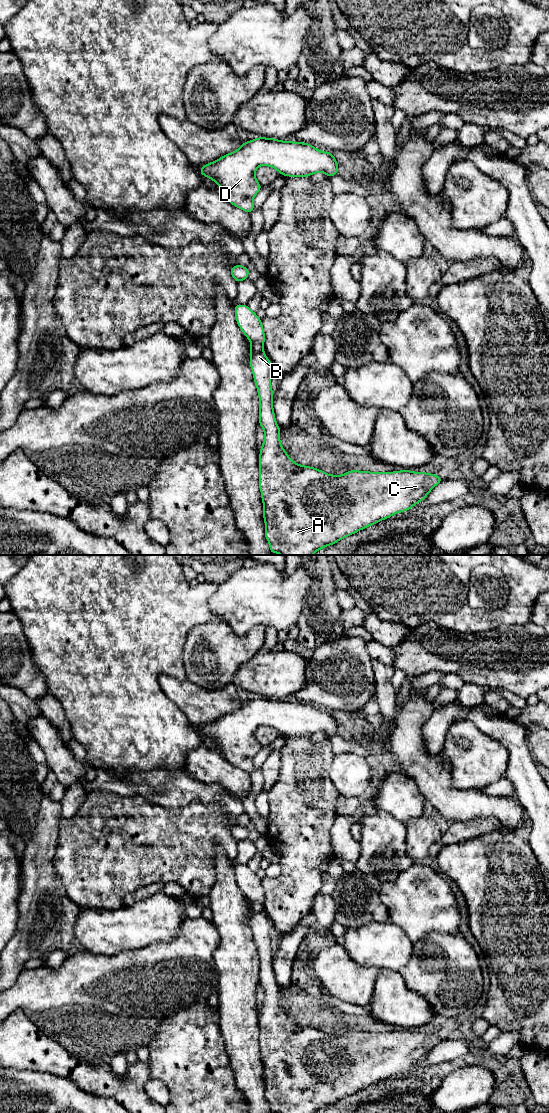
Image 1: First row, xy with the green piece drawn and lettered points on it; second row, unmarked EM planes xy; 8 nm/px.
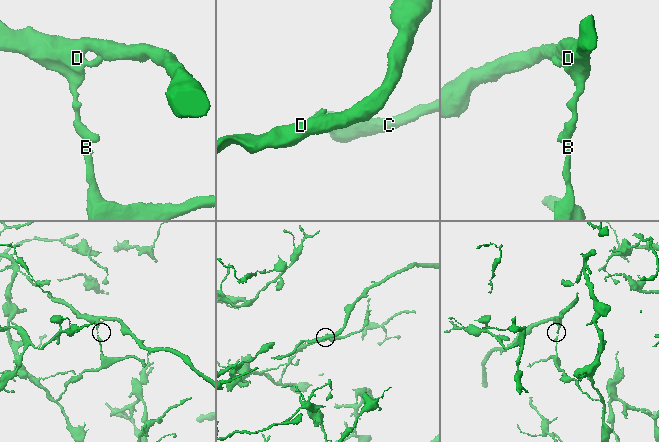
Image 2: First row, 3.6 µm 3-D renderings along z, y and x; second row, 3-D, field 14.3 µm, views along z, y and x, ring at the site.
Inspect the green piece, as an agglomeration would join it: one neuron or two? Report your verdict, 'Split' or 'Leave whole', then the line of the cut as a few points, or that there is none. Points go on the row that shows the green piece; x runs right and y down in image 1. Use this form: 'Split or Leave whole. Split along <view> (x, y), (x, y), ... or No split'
Split. Split along xy (252, 342), (262, 346)

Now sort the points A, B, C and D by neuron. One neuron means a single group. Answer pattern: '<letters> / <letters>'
A B C / D

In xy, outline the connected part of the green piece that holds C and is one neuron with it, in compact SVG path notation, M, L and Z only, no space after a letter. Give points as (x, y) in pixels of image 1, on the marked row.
M251 344L250 366L259 395L259 424L264 430L265 438L259 456L259 487L264 506L265 537L270 545L271 554L312 555L316 551L335 544L377 522L404 512L424 500L428 493L442 478L425 472L402 470L396 472L348 471L343 475L330 475L314 467L303 466L290 459L280 444L280 428L273 411L273 394L270 370L273 368L266 357L263 346Z

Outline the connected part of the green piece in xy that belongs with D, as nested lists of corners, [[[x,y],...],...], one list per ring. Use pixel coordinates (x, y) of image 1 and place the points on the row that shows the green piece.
[[[259,137],[244,142],[234,152],[206,164],[200,169],[199,173],[216,182],[221,189],[220,193],[231,204],[250,214],[254,209],[254,196],[262,188],[255,178],[255,171],[261,165],[271,166],[281,175],[291,177],[307,177],[318,172],[331,177],[337,175],[338,172],[337,160],[331,152],[320,151],[307,143]]]

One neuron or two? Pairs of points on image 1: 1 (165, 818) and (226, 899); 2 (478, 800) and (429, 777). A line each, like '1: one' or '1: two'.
1: two
2: one

